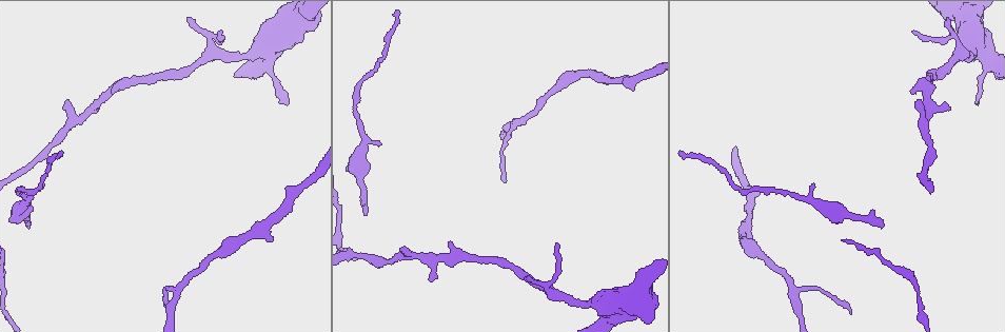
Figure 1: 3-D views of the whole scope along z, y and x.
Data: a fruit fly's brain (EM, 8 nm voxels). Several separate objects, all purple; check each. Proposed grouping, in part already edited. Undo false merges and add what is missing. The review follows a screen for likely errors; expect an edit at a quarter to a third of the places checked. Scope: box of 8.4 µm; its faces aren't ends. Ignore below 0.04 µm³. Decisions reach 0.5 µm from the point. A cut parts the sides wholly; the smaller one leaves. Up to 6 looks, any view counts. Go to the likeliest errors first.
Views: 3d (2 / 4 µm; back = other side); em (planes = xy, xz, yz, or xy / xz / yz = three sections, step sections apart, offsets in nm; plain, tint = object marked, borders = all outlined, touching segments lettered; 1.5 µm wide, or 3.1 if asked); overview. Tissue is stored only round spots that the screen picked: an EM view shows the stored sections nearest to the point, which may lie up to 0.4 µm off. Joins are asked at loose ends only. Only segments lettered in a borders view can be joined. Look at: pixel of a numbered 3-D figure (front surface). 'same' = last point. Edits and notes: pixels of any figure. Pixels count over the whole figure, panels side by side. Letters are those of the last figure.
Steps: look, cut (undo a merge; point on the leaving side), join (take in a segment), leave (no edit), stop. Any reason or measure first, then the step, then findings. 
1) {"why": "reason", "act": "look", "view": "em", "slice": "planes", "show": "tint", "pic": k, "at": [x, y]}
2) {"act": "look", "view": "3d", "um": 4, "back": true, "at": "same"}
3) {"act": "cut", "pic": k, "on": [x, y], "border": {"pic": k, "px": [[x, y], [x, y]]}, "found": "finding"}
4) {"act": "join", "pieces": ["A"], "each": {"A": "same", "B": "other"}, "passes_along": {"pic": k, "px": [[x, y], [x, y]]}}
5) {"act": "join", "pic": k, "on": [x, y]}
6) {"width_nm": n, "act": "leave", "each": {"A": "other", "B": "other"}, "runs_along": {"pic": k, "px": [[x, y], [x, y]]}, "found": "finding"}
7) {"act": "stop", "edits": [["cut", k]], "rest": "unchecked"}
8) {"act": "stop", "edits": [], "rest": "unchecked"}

{"why": "tapers out", "act": "look", "view": "em", "slice": "xy", "step": 4, "show": "plain", "pic": 1, "at": [882, 223]}

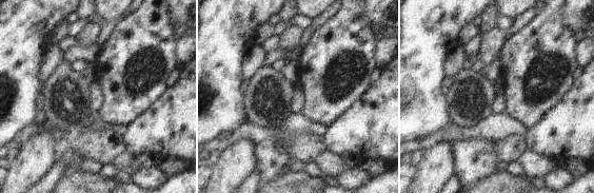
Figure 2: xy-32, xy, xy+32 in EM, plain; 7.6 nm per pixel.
{"why": "with the object marked", "act": "look", "view": "em", "slice": "xy", "step": 4, "show": "tint", "at": "same"}

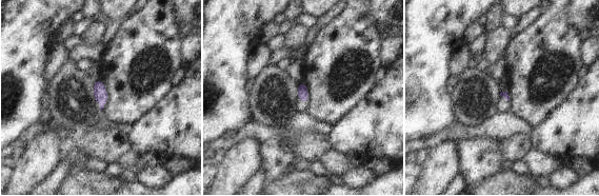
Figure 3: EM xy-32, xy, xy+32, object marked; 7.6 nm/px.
{"why": "what lies round it", "act": "look", "view": "em", "slice": "xy", "step": 4, "show": "borders", "at": "same"}

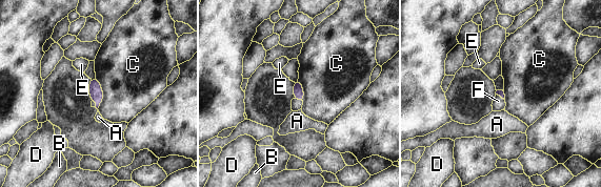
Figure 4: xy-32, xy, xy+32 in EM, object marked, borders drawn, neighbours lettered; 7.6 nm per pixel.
{"act": "join", "pieces": ["F"], "each": {"A": "other", "B": "other", "C": "other", "D": "other", "E": "other", "F": "same"}, "passes_along": {"pic": 4, "px": [[298, 88], [298, 100], [296, 105]]}, "found": "it goes on there"}

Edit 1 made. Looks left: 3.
{"why": "see it whole again", "act": "look", "view": "overview"}

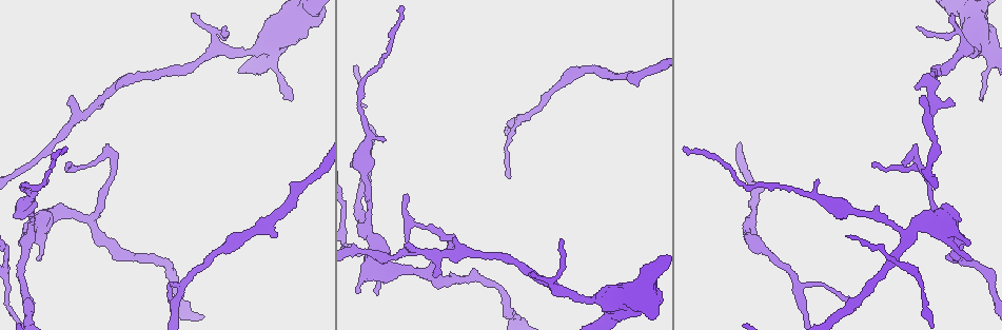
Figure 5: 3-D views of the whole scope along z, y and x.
{"why": "branch stops here", "act": "look", "view": "3d", "um": 4, "back": true, "pic": 5, "at": [920, 97]}

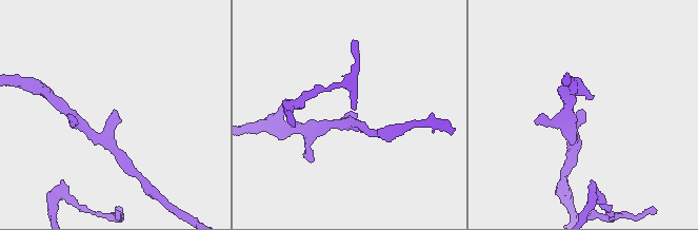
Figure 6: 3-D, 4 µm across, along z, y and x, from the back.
{"why": "need the tissue", "act": "look", "view": "em", "um": 3.1, "slice": "planes", "show": "borders", "pic": 6, "at": [352, 111]}

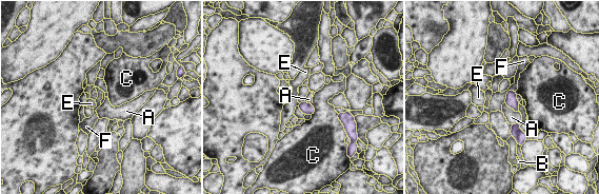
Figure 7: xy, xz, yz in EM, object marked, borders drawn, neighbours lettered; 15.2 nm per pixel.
{"longest_contact_nm": ["F", 260], "act": "leave", "each": {"A": "other", "B": "other", "C": "other", "E": "other", "F": "other"}, "found": "none of them fits"}

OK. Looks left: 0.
{"act": "stop", "edits": [["join", 4]], "rest": "unchecked"}

